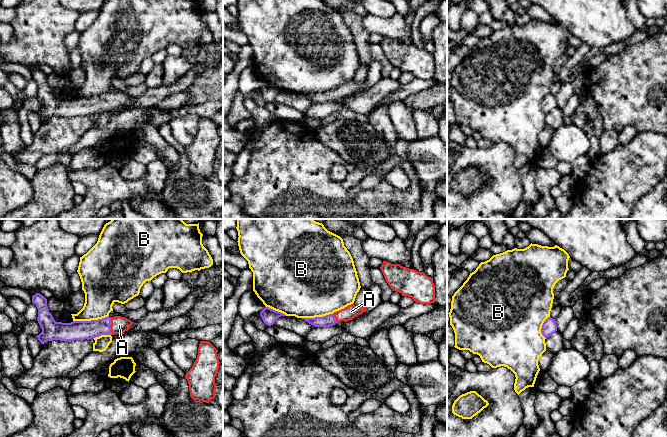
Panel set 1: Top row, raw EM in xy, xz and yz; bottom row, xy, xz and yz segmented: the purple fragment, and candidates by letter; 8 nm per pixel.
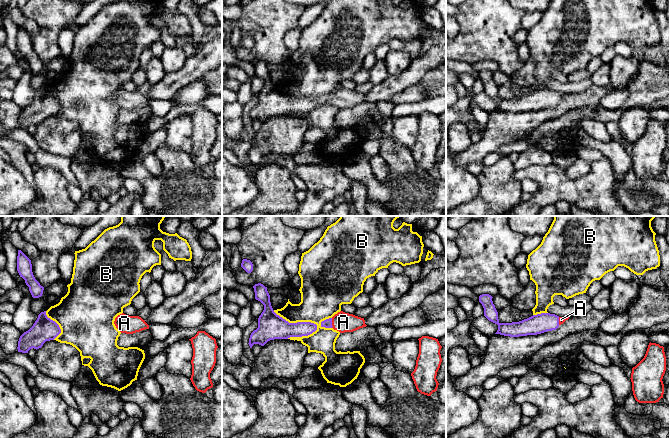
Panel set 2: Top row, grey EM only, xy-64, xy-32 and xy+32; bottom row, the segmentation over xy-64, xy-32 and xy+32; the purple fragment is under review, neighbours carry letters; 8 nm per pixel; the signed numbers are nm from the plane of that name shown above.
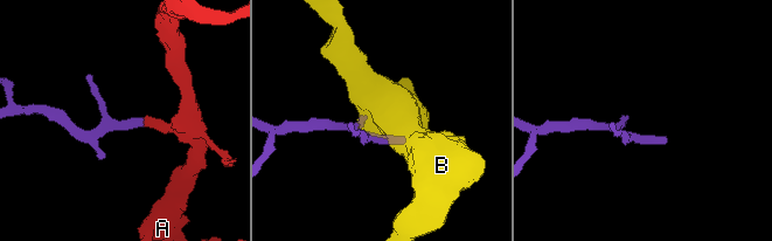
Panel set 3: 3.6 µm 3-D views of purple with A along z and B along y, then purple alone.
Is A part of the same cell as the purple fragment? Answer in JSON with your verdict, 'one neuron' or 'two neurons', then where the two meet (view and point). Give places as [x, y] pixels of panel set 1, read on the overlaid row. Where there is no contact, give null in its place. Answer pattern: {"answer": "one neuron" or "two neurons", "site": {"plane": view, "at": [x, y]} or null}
{"answer": "one neuron", "site": {"plane": "xy", "at": [109, 326]}}

